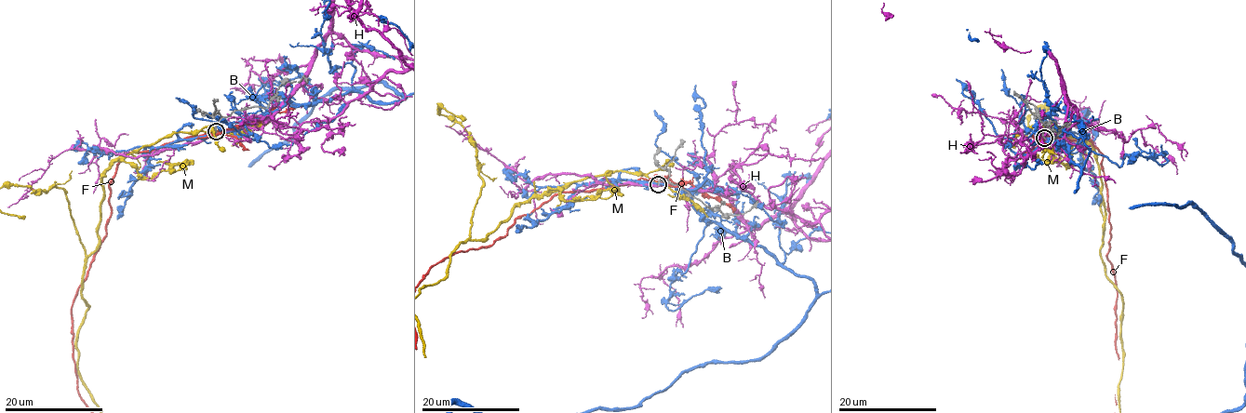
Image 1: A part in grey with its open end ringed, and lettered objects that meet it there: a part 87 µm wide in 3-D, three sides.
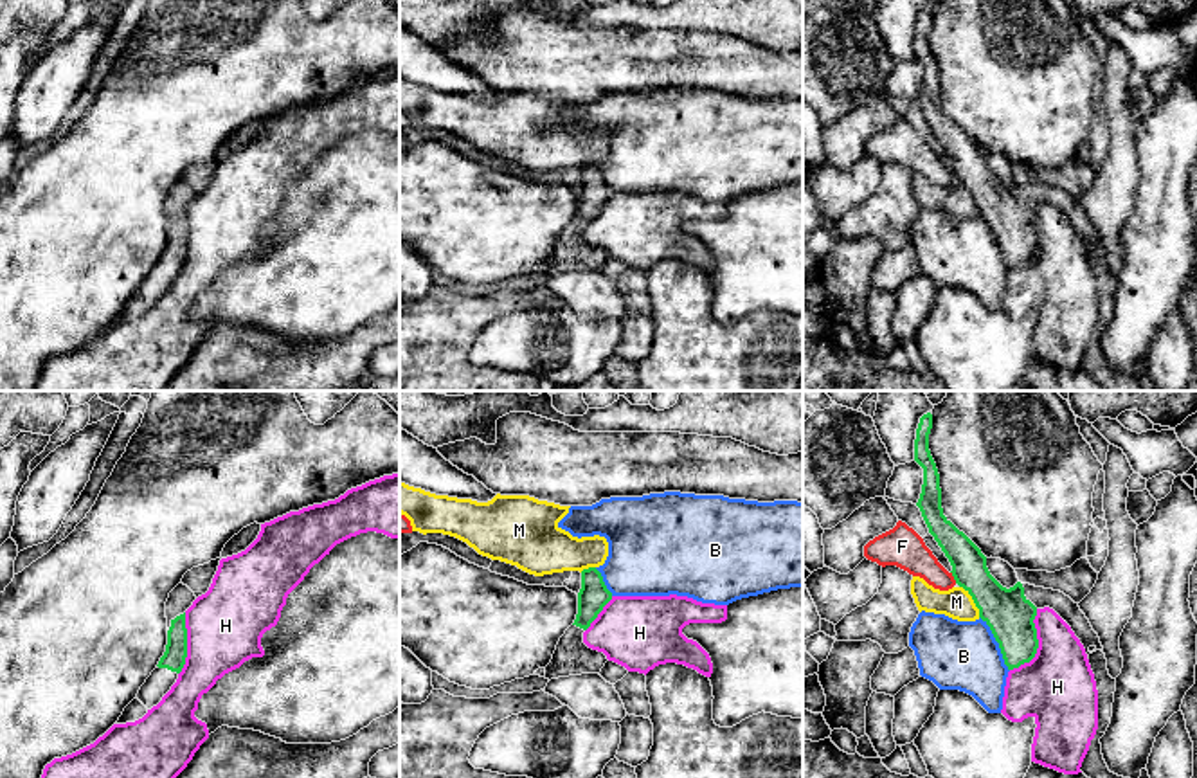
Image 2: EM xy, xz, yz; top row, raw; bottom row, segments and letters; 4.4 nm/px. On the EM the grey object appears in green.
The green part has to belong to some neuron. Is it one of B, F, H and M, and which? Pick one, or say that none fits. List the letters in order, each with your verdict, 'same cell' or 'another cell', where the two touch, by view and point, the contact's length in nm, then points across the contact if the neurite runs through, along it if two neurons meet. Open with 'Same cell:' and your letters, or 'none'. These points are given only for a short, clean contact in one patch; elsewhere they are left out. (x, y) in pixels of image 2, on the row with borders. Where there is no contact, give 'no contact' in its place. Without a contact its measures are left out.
Same cell: none
B: another cell; contact yz (998, 642); length 280 nm; border yz (980, 616), (998, 643), (1008, 670)
F: another cell; contact yz (953, 575); length 60 nm; border yz (951, 571), (956, 582)
H: another cell; contact yz (1037, 645); length 300 nm
M: another cell; contact yz (974, 602); length 170 nm; border yz (960, 586), (971, 597), (980, 616)

